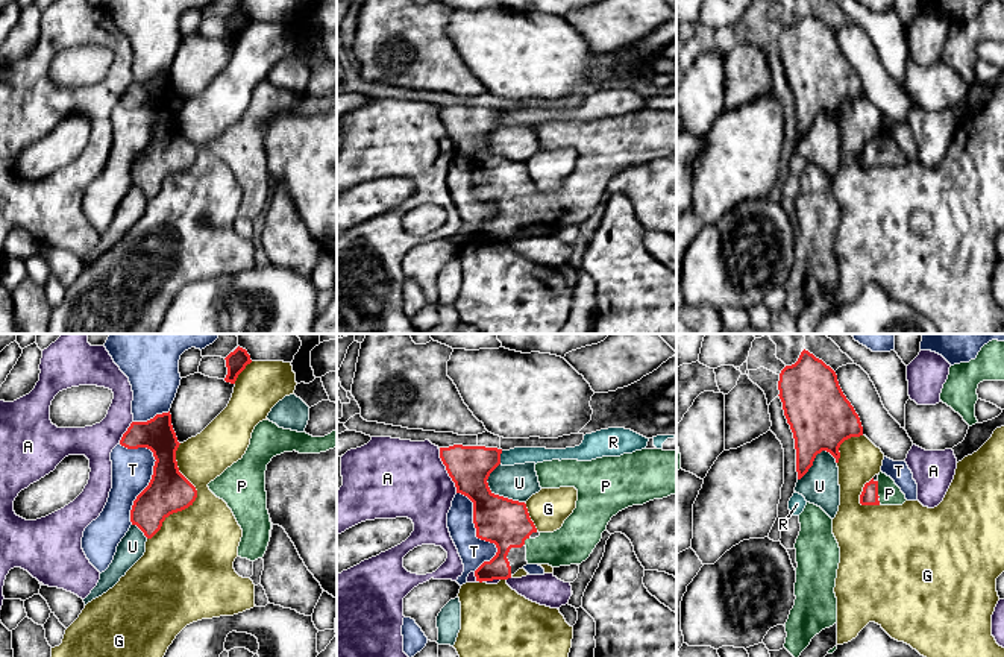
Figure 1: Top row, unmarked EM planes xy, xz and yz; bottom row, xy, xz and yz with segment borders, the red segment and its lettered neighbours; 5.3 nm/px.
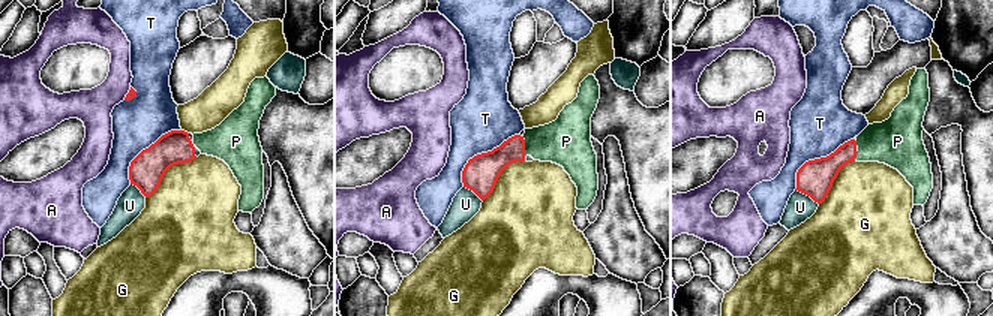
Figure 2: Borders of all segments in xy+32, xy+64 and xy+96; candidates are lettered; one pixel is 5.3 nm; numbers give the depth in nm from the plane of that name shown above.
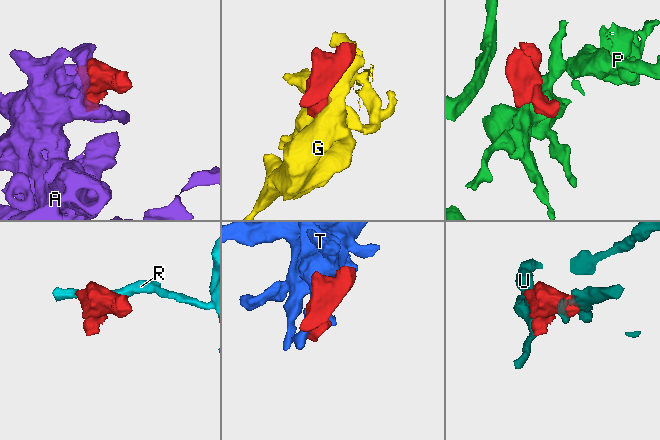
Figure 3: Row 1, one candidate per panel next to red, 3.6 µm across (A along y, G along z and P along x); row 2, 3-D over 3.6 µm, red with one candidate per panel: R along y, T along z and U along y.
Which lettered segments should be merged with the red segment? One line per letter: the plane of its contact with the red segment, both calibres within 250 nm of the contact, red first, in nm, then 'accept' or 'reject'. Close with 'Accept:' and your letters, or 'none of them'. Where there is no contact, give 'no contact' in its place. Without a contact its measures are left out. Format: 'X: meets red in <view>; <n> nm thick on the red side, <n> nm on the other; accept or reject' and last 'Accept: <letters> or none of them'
A: meets red in xz; 220 nm thick on the red side, 420 nm on the other; reject
G: meets red in xy; 220 nm thick on the red side, 400 nm on the other; reject
P: meets red in yz; 100 nm thick on the red side, 120 nm on the other; accept
R: meets red in xz; 220 nm thick on the red side, 100 nm on the other; reject
T: meets red in xy; 220 nm thick on the red side, 220 nm on the other; reject
U: meets red in xz; 260 nm thick on the red side, 190 nm on the other; reject
Accept: P

